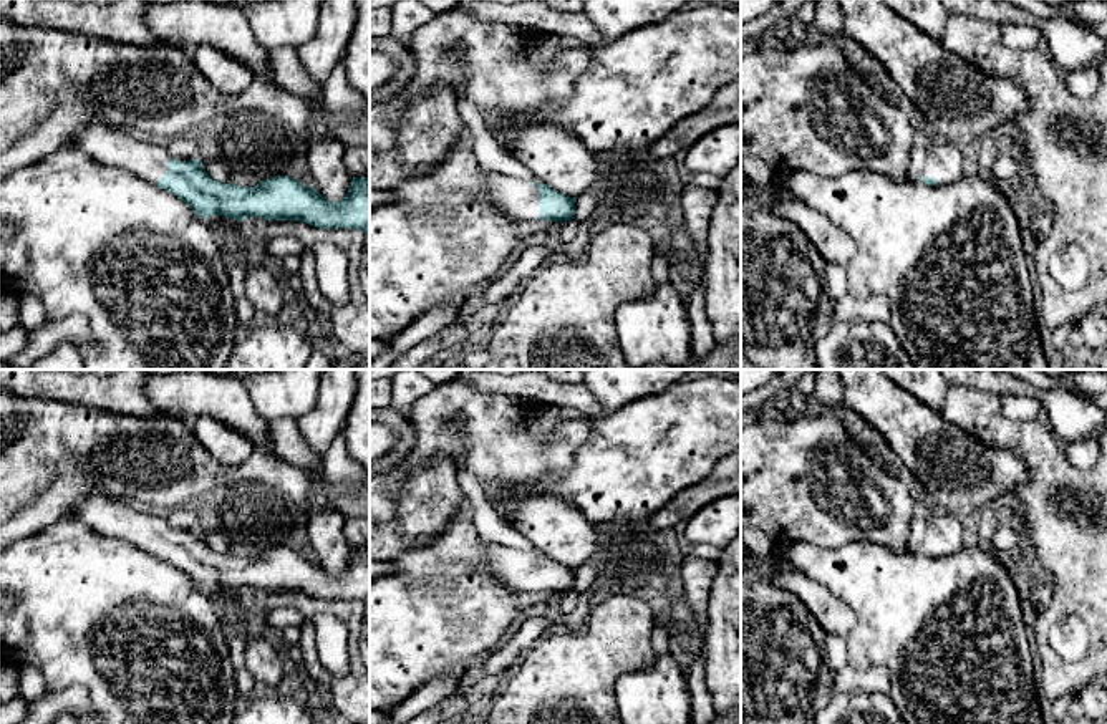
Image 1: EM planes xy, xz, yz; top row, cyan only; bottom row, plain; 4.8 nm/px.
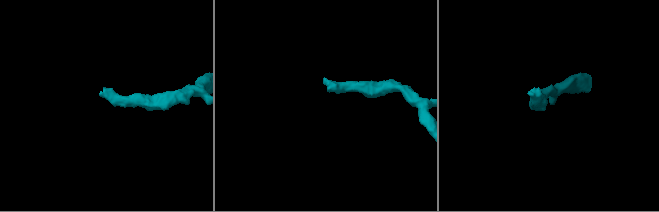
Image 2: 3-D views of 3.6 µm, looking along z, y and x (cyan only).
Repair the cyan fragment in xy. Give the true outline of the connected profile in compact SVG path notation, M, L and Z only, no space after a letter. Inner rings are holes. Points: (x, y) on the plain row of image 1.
M101 495L86 497L66 519L177 567L204 591L212 586L239 593L262 588L268 593L298 591L320 600L370 605L370 547L355 548L346 567L330 573L315 558L288 547L275 547L254 558L214 552L201 530L174 530L167 524L167 512Z

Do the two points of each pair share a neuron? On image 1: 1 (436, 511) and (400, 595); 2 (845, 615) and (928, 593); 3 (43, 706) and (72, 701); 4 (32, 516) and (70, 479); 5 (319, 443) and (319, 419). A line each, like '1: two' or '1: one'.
1: two
2: two
3: one
4: one
5: one

